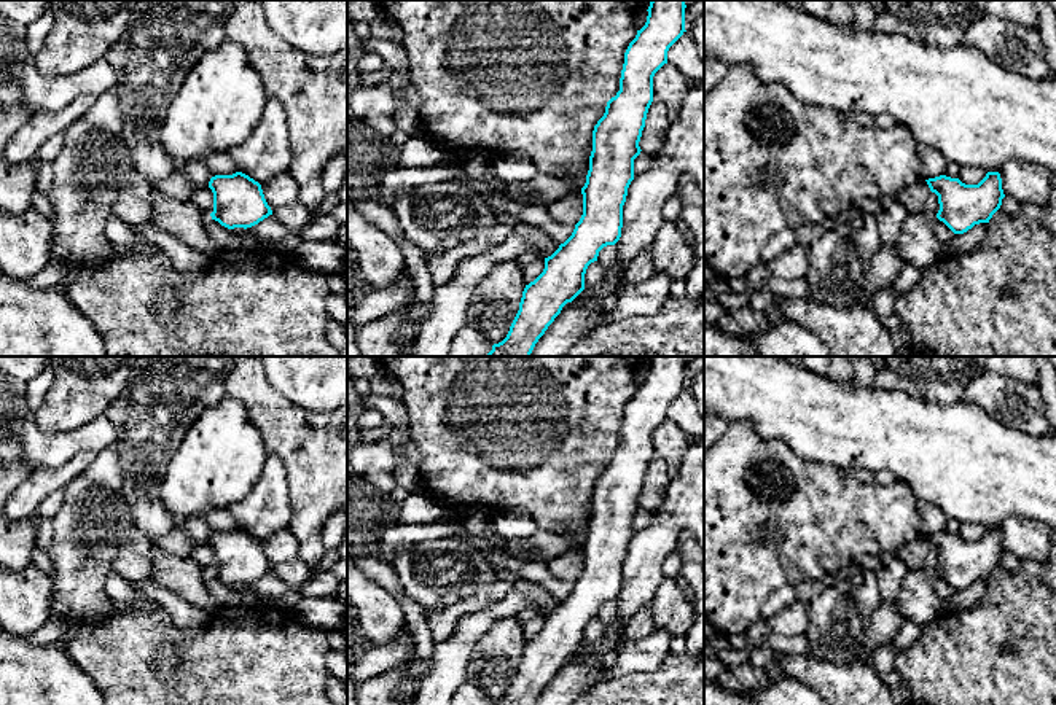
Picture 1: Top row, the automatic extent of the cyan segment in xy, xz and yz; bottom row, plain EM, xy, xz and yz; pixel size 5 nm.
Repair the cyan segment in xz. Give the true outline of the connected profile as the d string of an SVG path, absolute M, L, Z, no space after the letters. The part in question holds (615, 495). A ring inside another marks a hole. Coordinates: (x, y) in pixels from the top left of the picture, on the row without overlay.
M651 356L645 382L624 409L620 434L620 447L607 458L604 473L593 487L593 508L586 539L581 544L583 571L575 581L572 592L559 605L545 614L543 629L522 648L519 667L506 694L492 705L534 705L548 683L585 646L585 630L591 619L597 617L599 608L615 602L621 594L623 562L628 544L634 536L634 516L640 511L640 493L645 484L648 465L653 458L653 433L667 420L669 404L686 388L685 356Z

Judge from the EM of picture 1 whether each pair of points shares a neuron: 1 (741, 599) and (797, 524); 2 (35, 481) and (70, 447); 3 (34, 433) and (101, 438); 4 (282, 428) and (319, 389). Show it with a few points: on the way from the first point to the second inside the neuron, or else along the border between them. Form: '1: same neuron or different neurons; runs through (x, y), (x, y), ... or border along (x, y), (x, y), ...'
1: same neuron; runs through (747, 580), (784, 543)
2: different neurons; border along (83, 452), (58, 467), (35, 468), (32, 471)
3: same neuron; runs through (50, 441), (85, 440)
4: different neurons; border along (271, 385), (308, 409), (330, 412)

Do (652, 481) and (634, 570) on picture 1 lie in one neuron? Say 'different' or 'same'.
different

